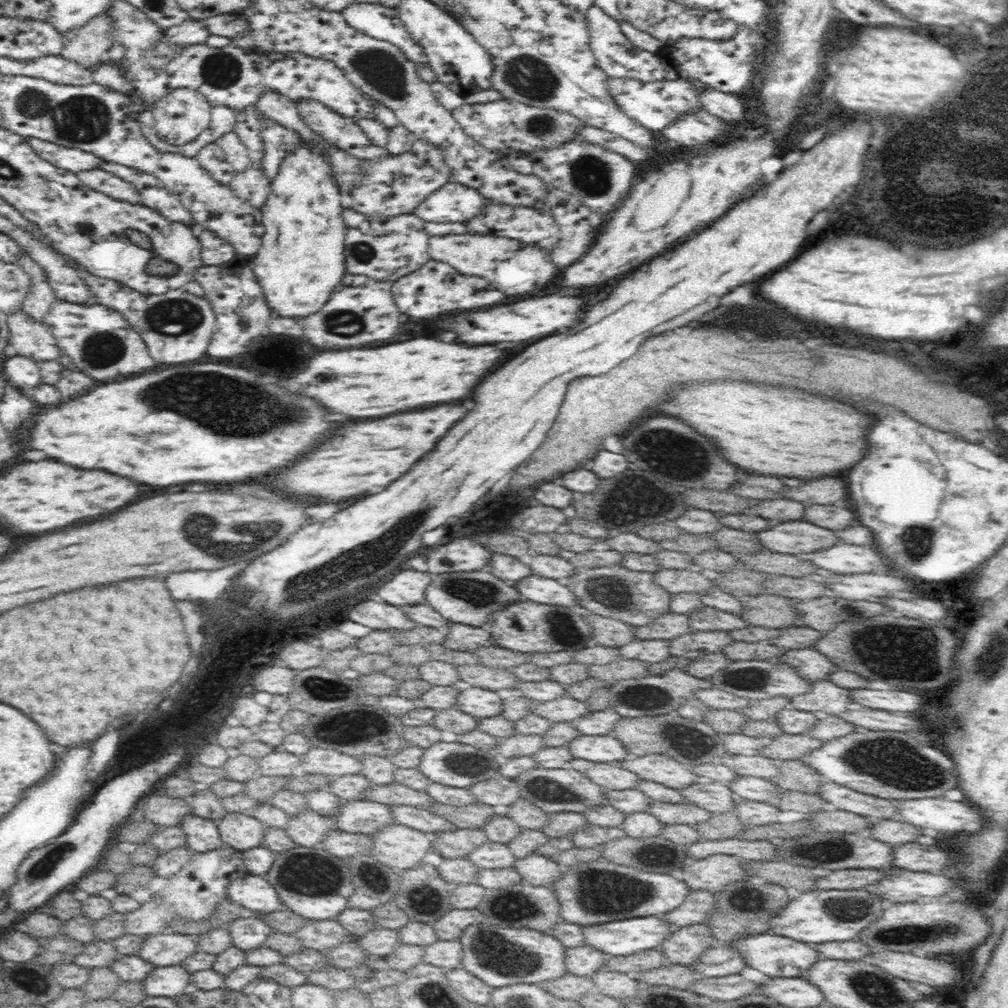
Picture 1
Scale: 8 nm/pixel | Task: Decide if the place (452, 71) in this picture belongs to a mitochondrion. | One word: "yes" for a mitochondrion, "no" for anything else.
no

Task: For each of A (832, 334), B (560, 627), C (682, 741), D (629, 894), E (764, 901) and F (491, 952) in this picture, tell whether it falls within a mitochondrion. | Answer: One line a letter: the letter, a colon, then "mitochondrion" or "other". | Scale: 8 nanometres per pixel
A: other
B: mitochondrion
C: mitochondrion
D: mitochondrion
E: mitochondrion
F: mitochondrion

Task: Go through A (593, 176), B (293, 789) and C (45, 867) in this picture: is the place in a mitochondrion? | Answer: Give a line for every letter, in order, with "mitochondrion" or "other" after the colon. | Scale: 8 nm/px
A: mitochondrion
B: other
C: mitochondrion

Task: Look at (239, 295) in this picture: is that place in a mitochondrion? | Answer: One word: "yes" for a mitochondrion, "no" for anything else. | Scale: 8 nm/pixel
no

